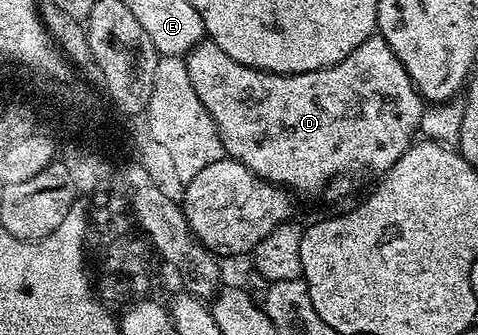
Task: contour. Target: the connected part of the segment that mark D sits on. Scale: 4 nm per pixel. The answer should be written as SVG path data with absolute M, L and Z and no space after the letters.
M380 36L364 40L360 48L348 52L348 56L334 66L299 74L274 74L270 70L245 66L232 60L220 44L209 40L194 45L184 59L196 95L218 129L225 157L244 164L244 168L265 182L272 182L295 195L318 198L333 182L342 186L365 174L381 176L404 156L419 133L424 99L398 63L392 48L388 48Z

